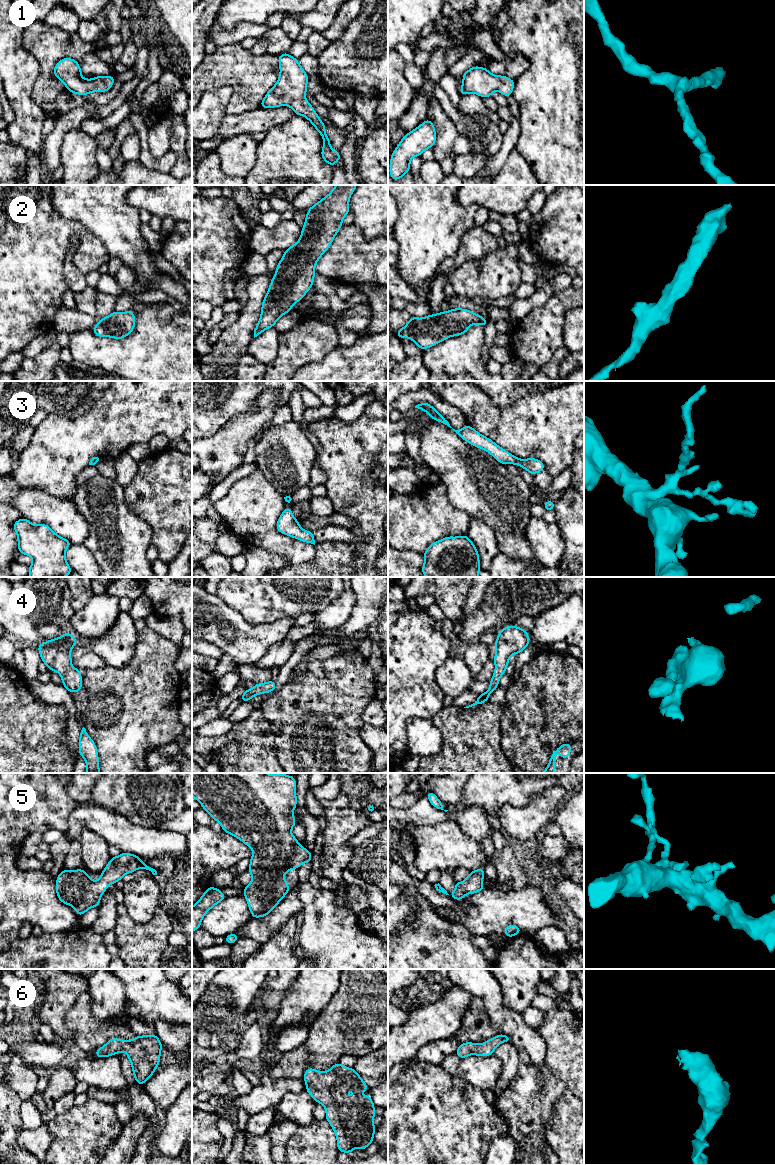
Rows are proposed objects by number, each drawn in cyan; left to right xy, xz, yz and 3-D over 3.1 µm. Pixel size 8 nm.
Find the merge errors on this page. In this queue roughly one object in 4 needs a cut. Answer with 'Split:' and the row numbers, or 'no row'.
Split: no row

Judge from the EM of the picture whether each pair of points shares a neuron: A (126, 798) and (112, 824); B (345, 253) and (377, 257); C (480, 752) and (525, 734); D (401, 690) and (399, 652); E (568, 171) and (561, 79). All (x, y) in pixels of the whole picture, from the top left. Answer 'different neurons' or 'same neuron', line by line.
A: different neurons
B: same neuron
C: different neurons
D: same neuron
E: same neuron

